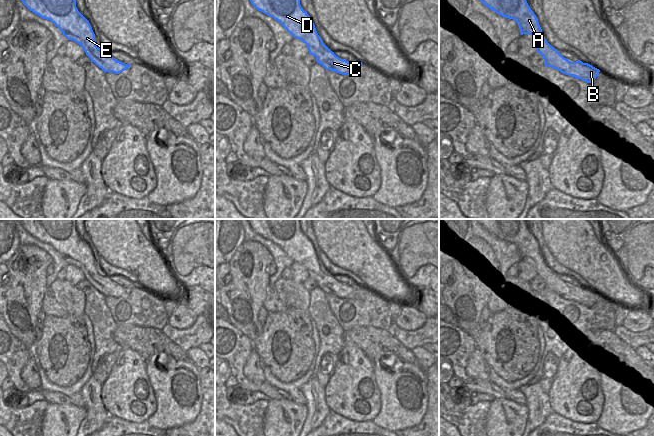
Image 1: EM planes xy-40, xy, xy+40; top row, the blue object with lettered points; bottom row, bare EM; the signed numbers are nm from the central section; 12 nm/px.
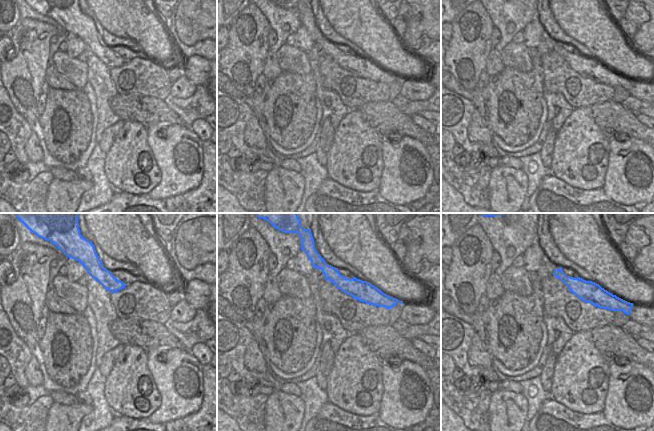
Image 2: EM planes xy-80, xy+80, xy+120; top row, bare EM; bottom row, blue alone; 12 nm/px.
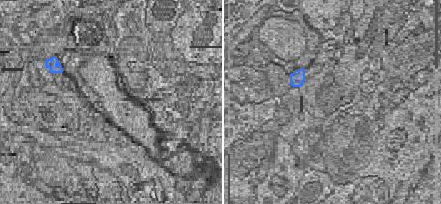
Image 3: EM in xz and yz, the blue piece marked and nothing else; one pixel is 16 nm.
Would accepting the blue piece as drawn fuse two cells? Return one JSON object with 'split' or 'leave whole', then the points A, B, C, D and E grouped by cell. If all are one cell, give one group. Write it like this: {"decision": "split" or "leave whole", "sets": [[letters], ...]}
{"decision": "leave whole", "sets": [["A", "B", "C", "D", "E"]]}

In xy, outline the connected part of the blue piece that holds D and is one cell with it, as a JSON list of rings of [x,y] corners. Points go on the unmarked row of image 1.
[[[247,219],[259,235],[277,244],[294,262],[306,268],[309,277],[326,294],[358,299],[362,286],[348,286],[332,276],[318,259],[311,241],[300,229],[299,219]]]

